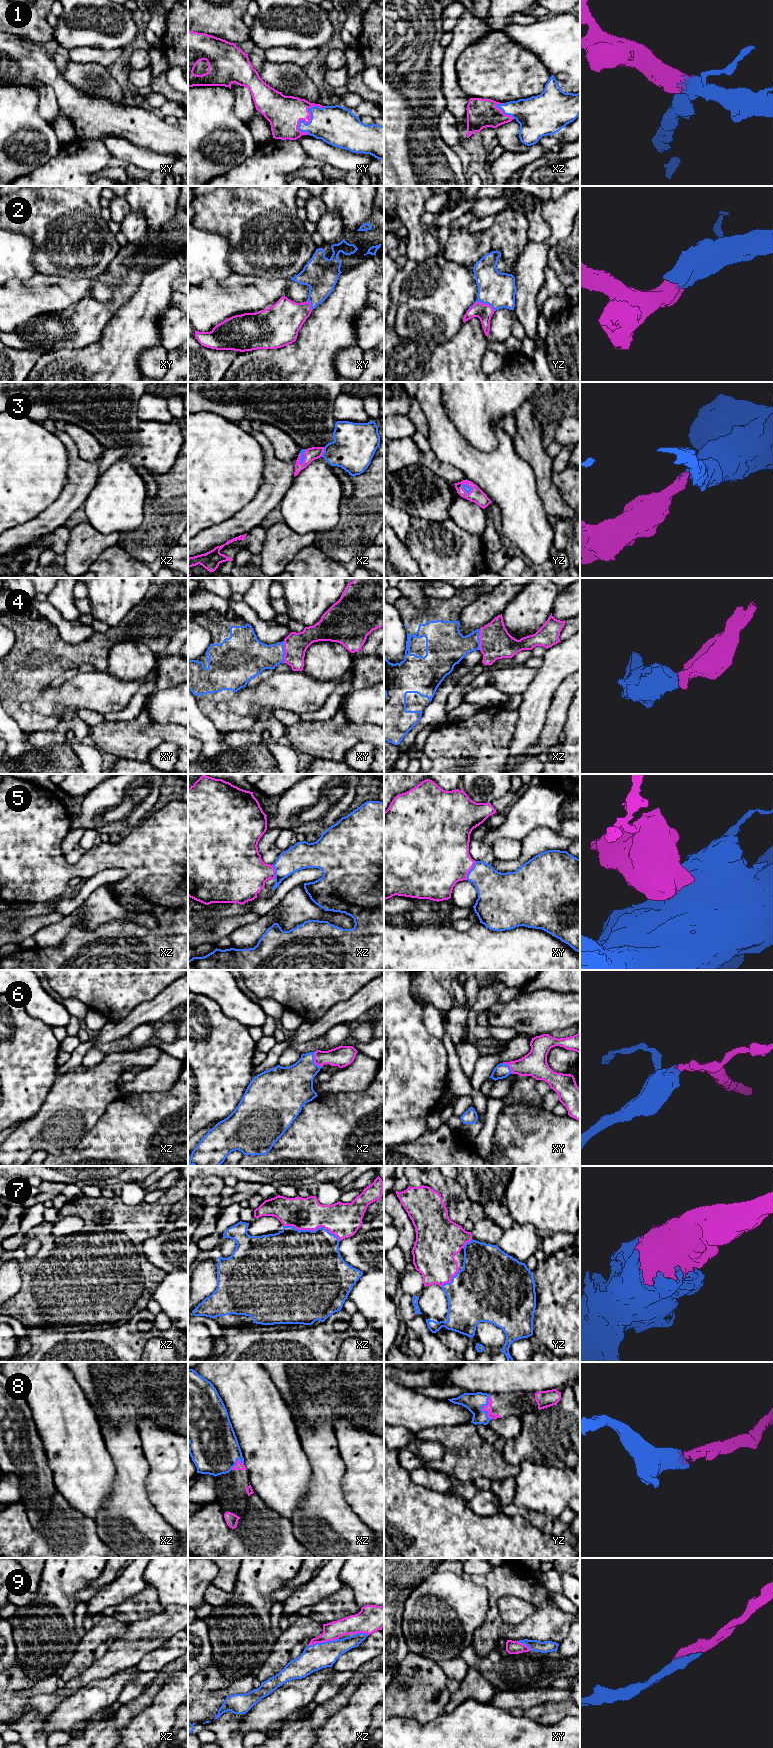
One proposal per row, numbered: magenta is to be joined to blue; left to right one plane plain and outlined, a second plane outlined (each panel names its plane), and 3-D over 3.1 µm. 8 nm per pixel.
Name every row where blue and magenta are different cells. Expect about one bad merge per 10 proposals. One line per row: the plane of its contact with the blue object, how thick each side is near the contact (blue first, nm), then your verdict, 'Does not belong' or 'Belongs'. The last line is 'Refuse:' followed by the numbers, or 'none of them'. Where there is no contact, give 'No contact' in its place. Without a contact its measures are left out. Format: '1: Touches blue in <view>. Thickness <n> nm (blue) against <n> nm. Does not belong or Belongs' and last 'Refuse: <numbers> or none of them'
1: Touches blue in xy. Thickness 320 nm (blue) against 280 nm. Belongs
2: Touches blue in yz. Thickness 280 nm (blue) against 140 nm. Belongs
3: Touches blue in xz. Thickness 340 nm (blue) against 100 nm. Belongs
4: Touches blue in xy. Thickness 260 nm (blue) against 190 nm. Belongs
5: Touches blue in xy. Thickness 280 nm (blue) against 440 nm. Belongs
6: Touches blue in xz. Thickness 300 nm (blue) against 170 nm. Belongs
7: Touches blue in xz. Thickness 500 nm (blue) against 260 nm. Belongs
8: Touches blue in yz. Thickness 160 nm (blue) against 50 nm. Belongs
9: Touches blue in xz. Thickness 200 nm (blue) against 140 nm. Belongs
Refuse: none of them

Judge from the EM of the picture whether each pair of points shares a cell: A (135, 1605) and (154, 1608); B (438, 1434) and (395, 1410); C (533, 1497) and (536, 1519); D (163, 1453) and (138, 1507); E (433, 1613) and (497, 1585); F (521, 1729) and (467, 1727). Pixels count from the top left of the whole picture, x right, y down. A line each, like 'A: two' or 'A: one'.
A: one
B: two
C: two
D: two
E: two
F: one

